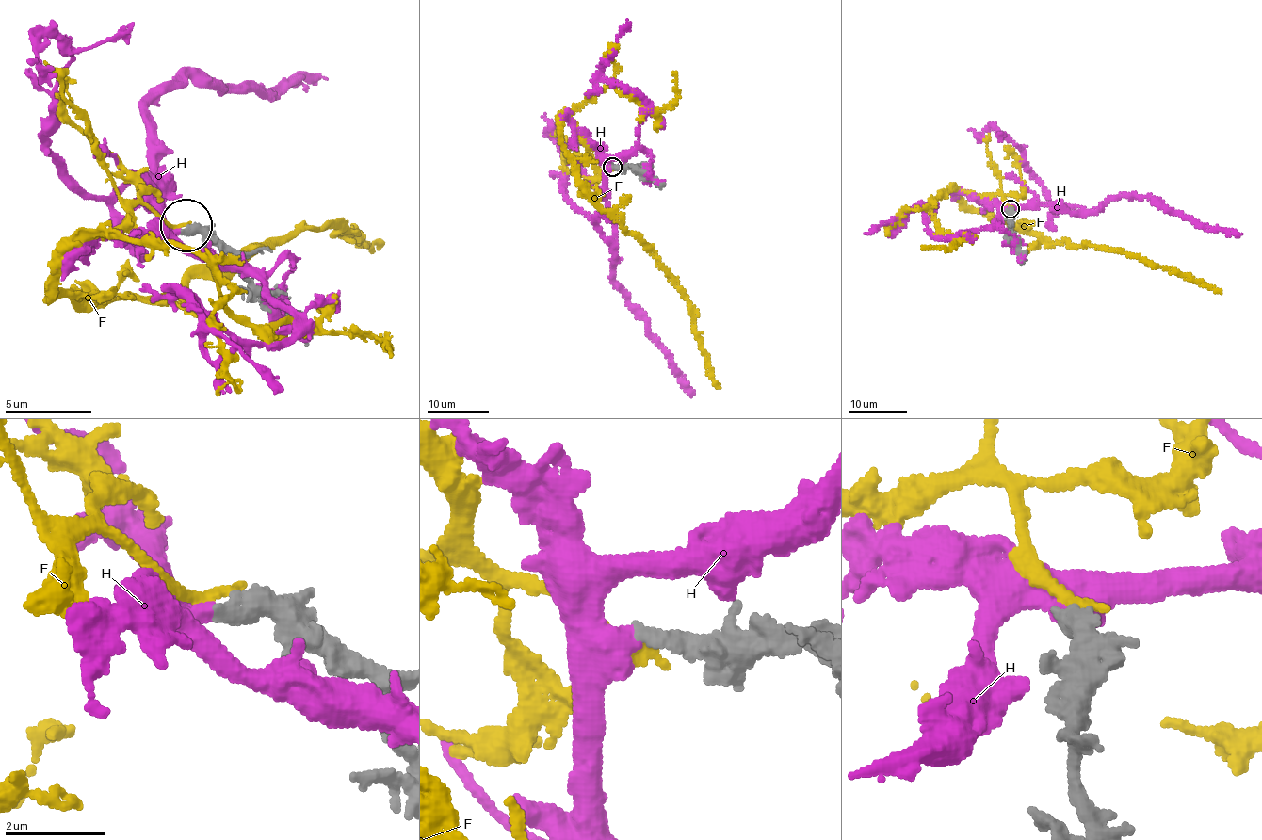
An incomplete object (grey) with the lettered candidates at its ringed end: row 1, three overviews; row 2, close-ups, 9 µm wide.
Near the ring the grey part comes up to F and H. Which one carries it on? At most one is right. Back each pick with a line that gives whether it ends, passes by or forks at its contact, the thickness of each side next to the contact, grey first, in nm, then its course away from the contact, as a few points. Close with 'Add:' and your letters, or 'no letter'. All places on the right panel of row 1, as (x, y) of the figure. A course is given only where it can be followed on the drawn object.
F: It ends there. Thickness 400 nm (grey) against 260 nm. Its course: (1009, 208), (1002, 196), (957, 190), (959, 199), (972, 208), (1047, 240), (1135, 255), (1221, 292)
Add: F

